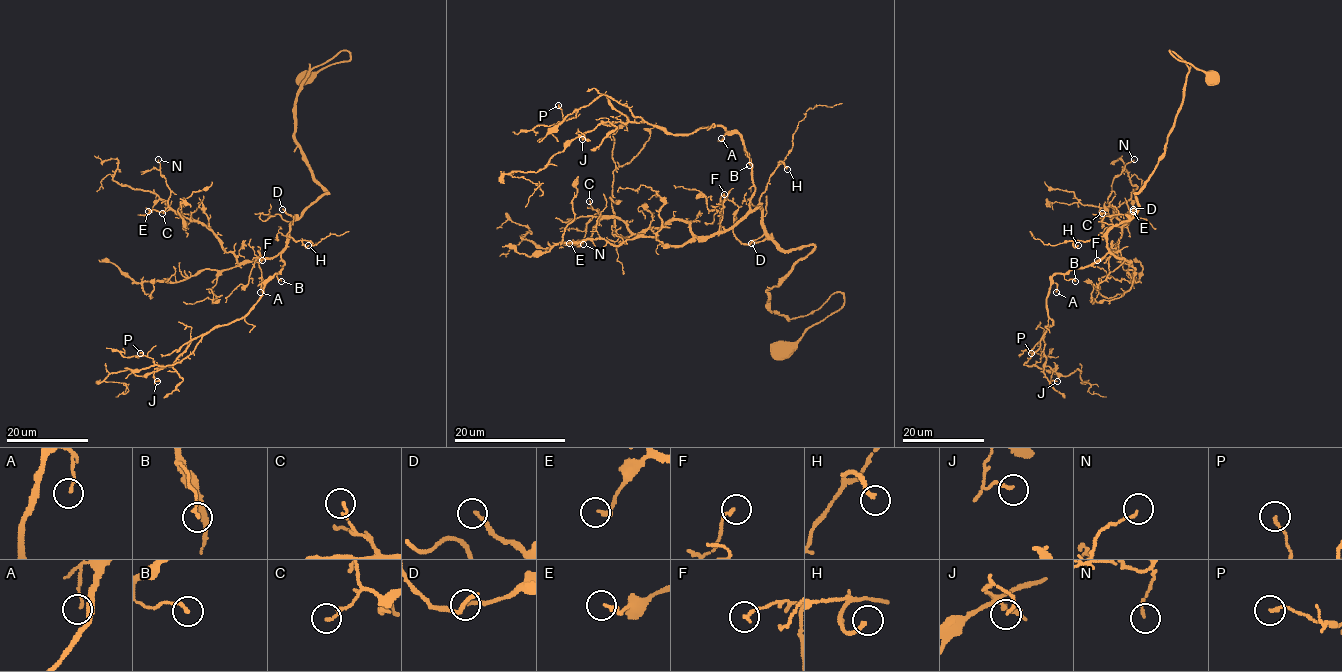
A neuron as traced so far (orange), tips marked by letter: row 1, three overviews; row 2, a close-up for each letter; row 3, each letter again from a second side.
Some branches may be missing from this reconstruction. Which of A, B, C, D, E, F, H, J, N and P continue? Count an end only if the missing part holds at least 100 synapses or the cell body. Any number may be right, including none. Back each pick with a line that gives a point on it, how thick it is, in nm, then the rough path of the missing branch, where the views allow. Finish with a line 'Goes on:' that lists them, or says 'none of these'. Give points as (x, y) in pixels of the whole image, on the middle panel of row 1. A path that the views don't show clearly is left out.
D: at (751, 243); 150 nm thick; missing branch runs (751, 243), (735, 243), (728, 252), (740, 261), (688, 290), (712, 311), (696, 315), (735, 324), (787, 321)
Goes on: D

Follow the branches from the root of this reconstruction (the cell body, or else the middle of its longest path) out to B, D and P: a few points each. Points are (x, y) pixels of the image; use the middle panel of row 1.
B: (784, 354), (844, 296), (795, 318), (770, 310), (767, 290), (814, 247), (769, 236), (749, 165)
D: (784, 354), (836, 312), (844, 296), (834, 292), (795, 318), (776, 314), (767, 290), (814, 247), (751, 243)
P: (784, 354), (844, 296), (770, 310), (814, 247), (749, 206), (742, 138), (558, 105)

